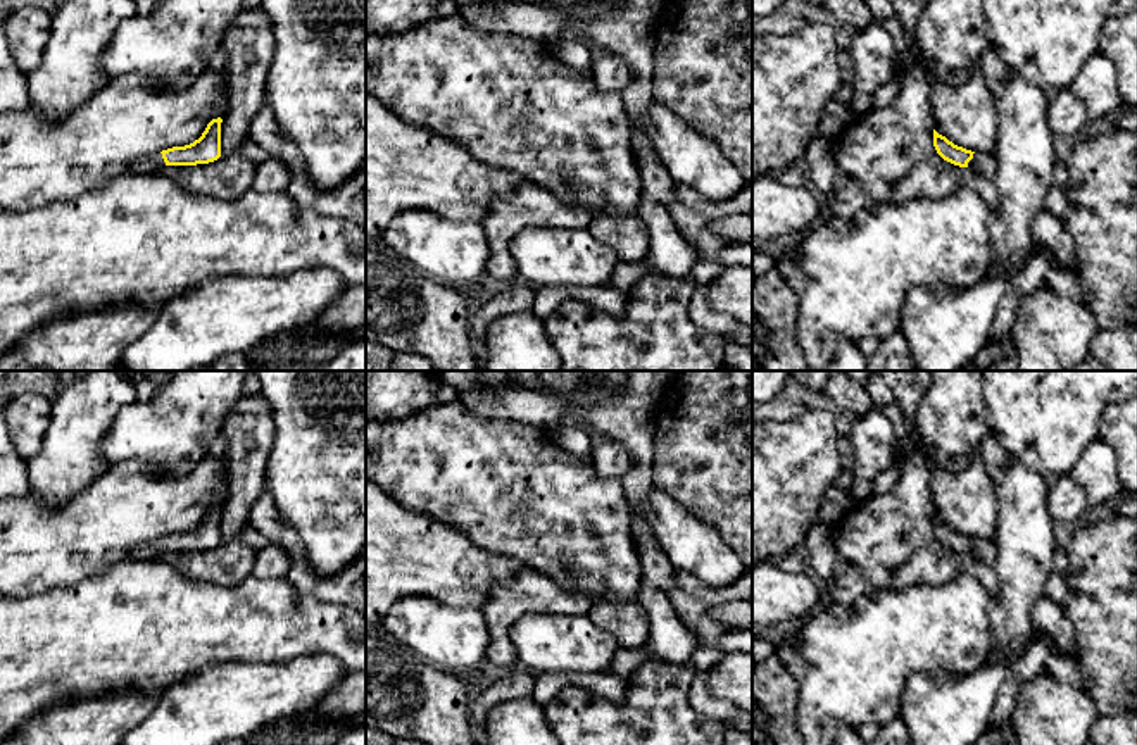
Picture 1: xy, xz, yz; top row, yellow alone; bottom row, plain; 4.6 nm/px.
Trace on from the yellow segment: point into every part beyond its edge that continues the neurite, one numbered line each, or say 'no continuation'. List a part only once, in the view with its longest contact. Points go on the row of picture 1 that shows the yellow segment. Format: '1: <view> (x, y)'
1: yz (984, 164)

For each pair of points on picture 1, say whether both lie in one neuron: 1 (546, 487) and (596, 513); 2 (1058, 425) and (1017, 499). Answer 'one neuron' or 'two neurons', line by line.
1: one neuron
2: two neurons

